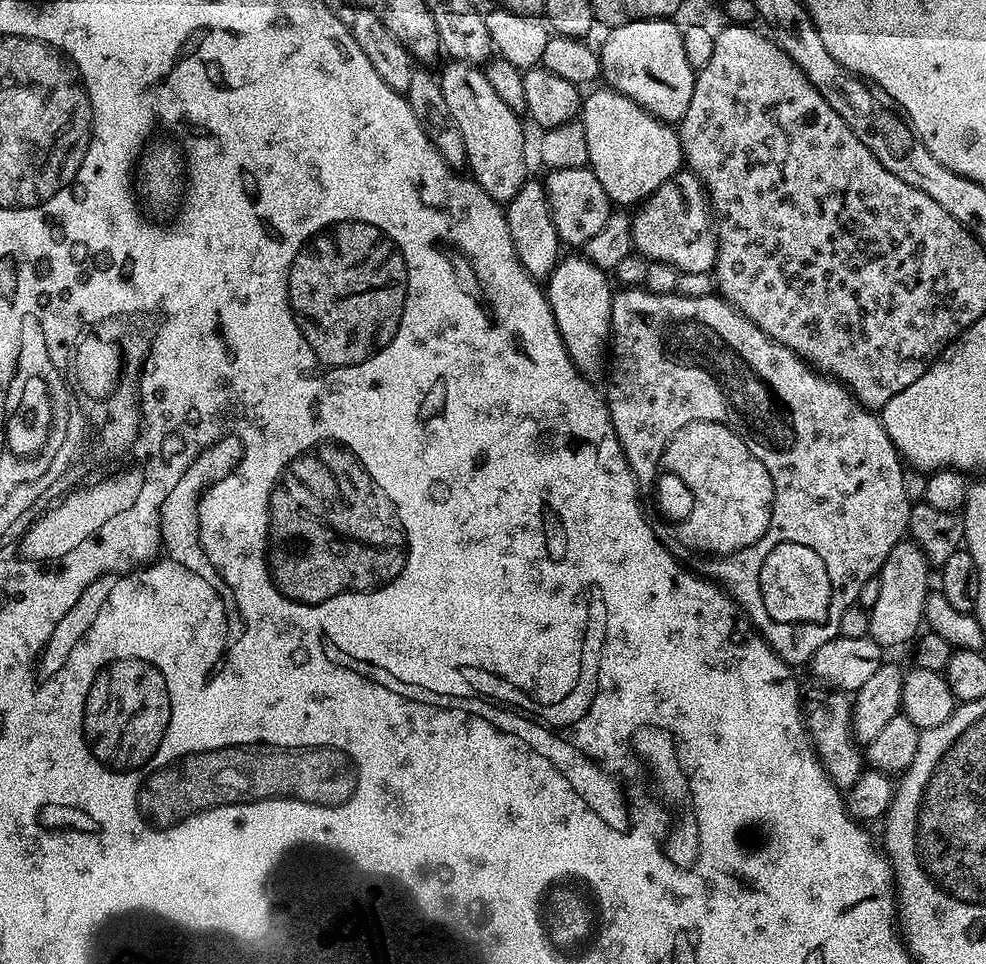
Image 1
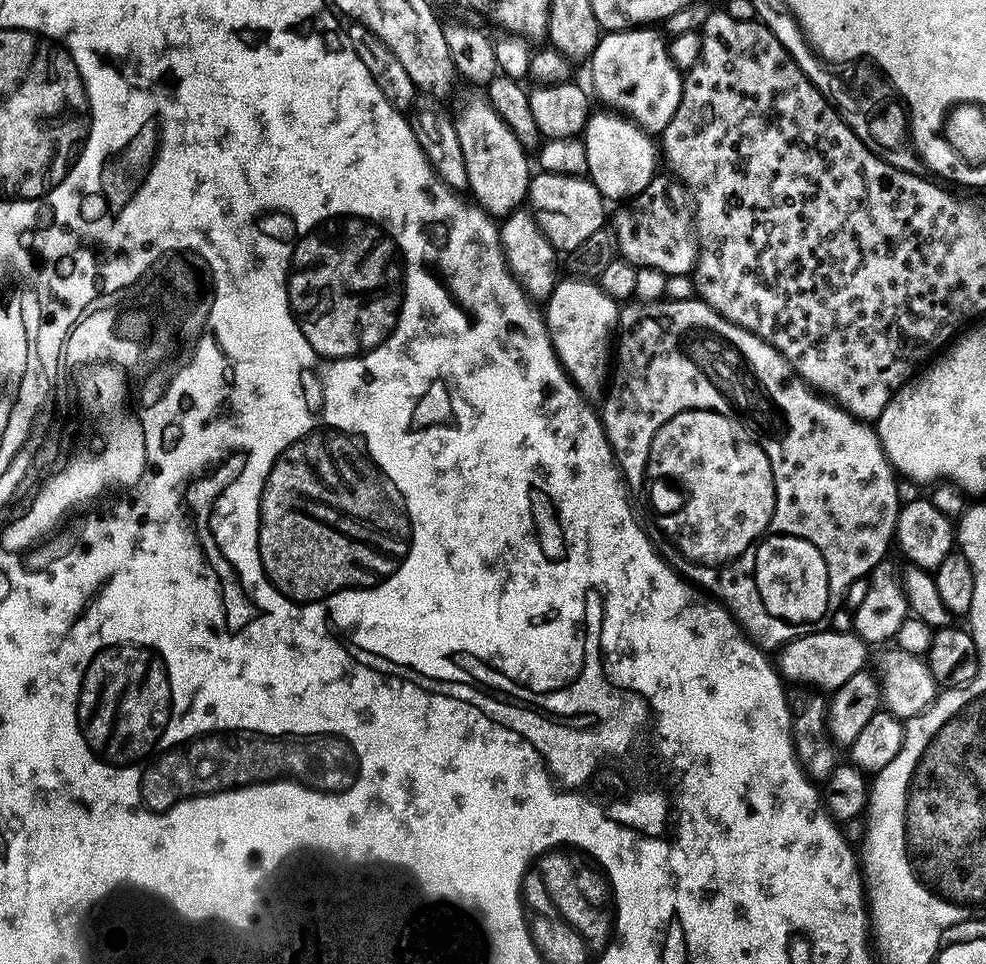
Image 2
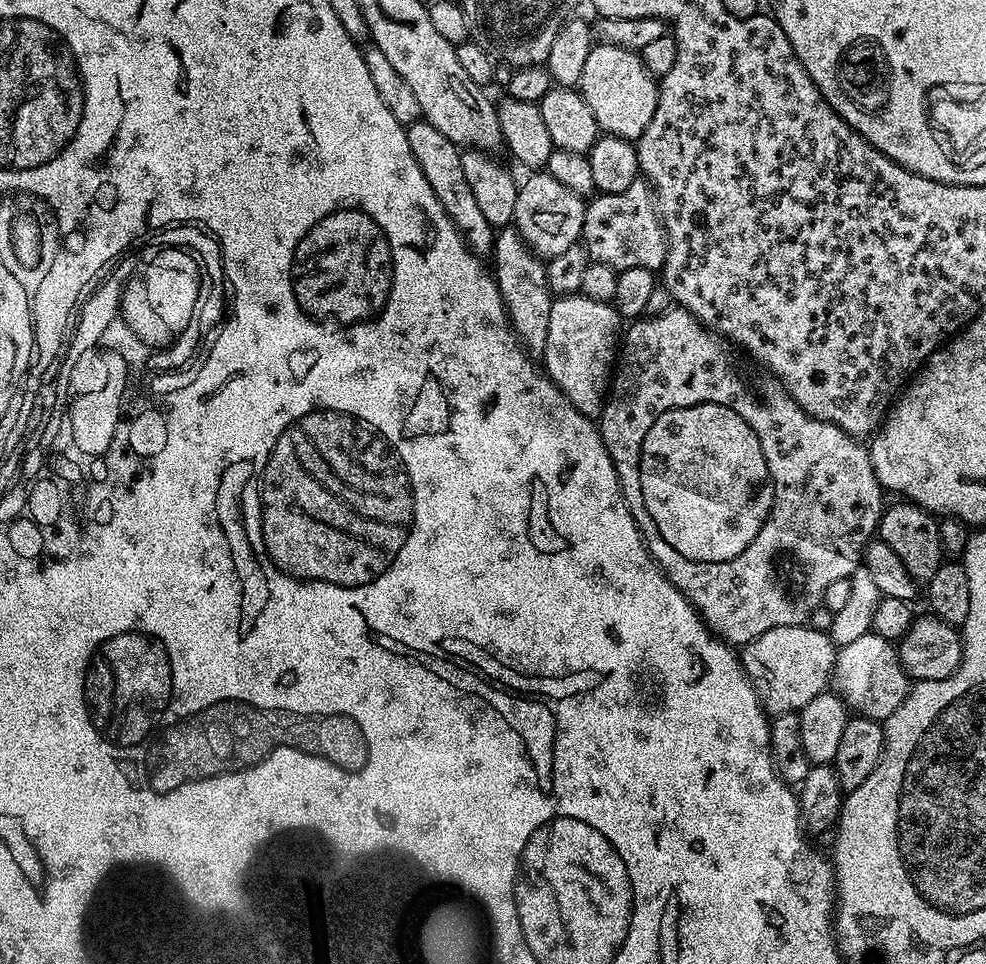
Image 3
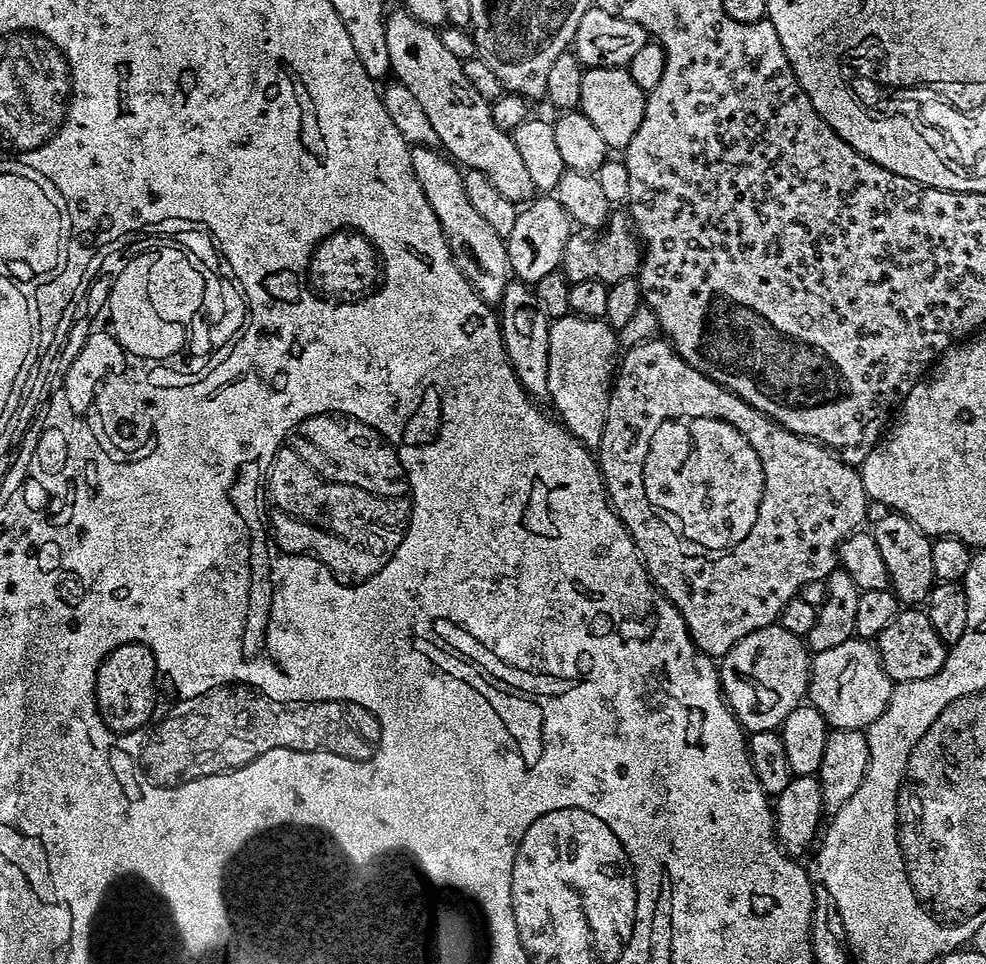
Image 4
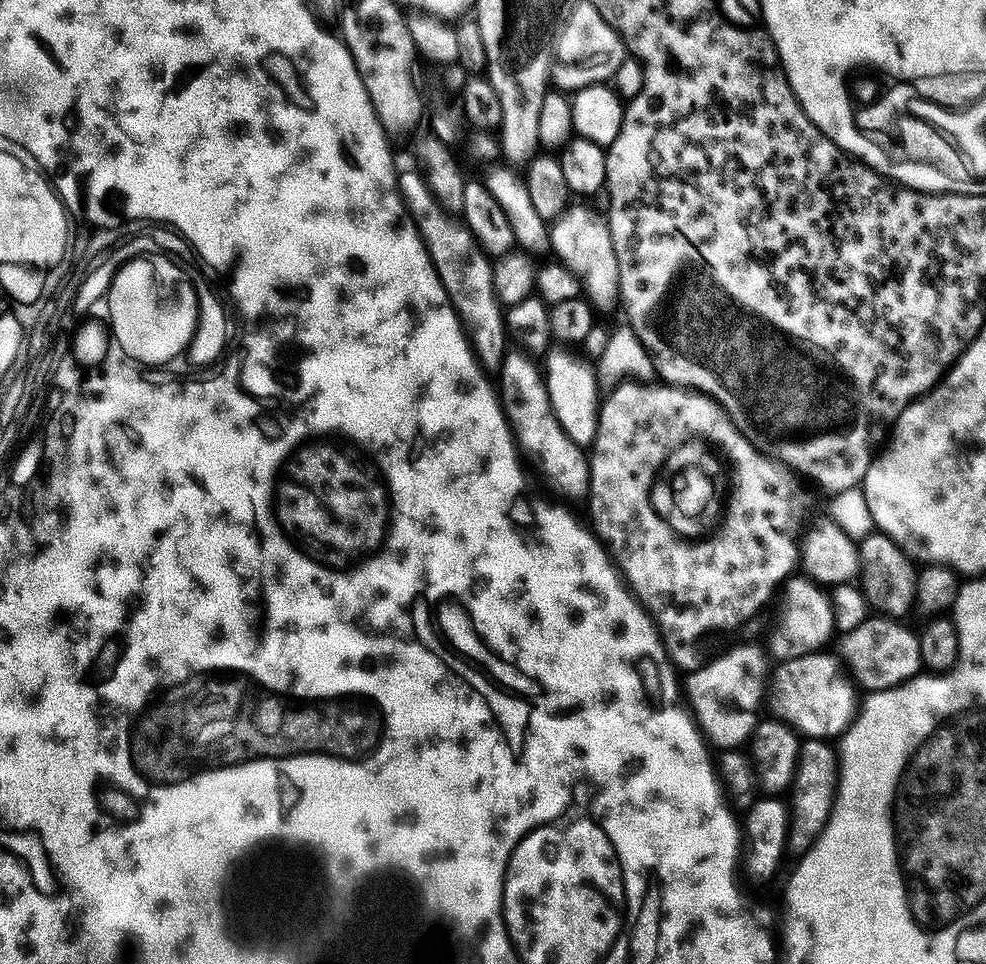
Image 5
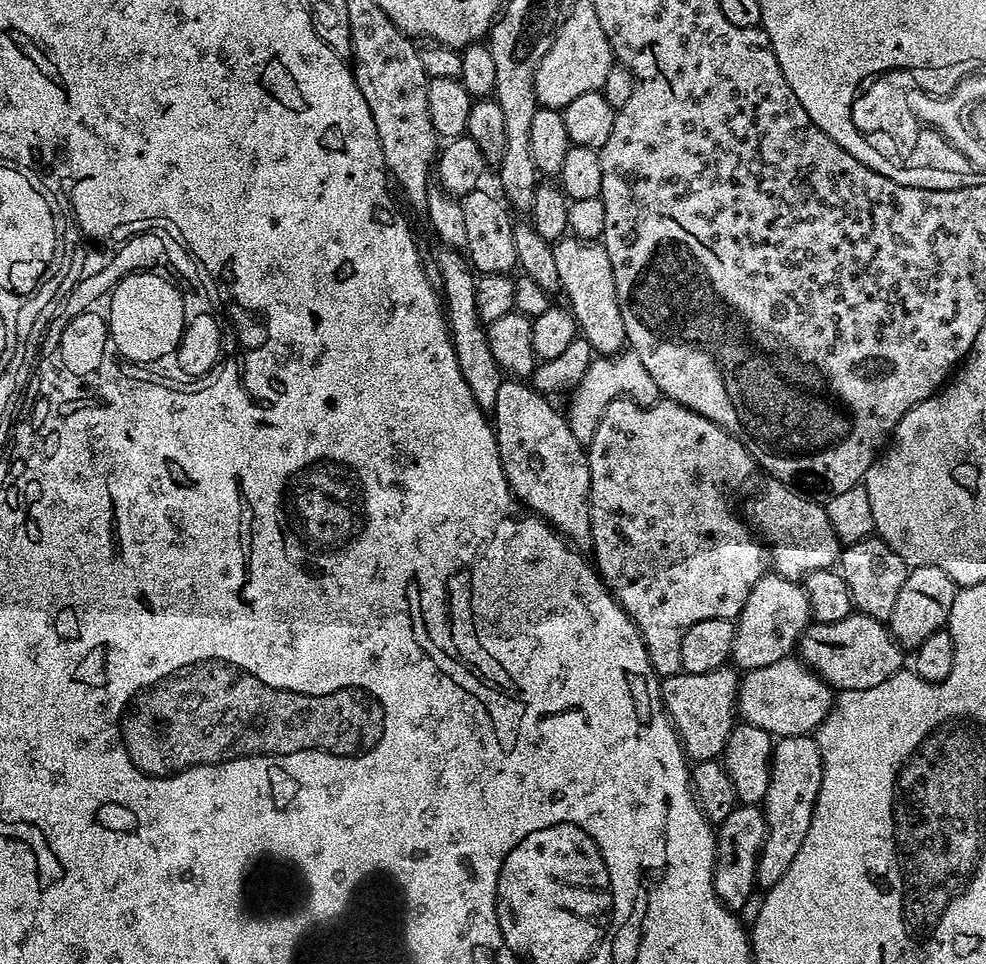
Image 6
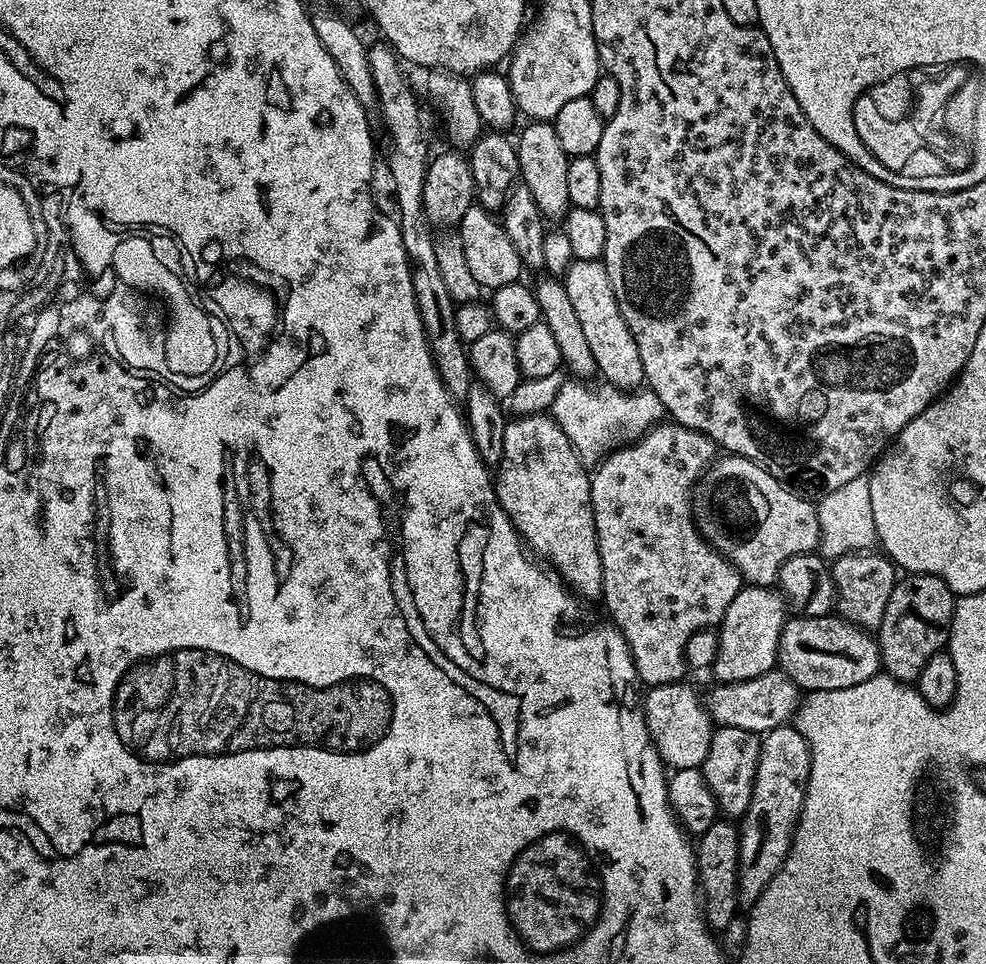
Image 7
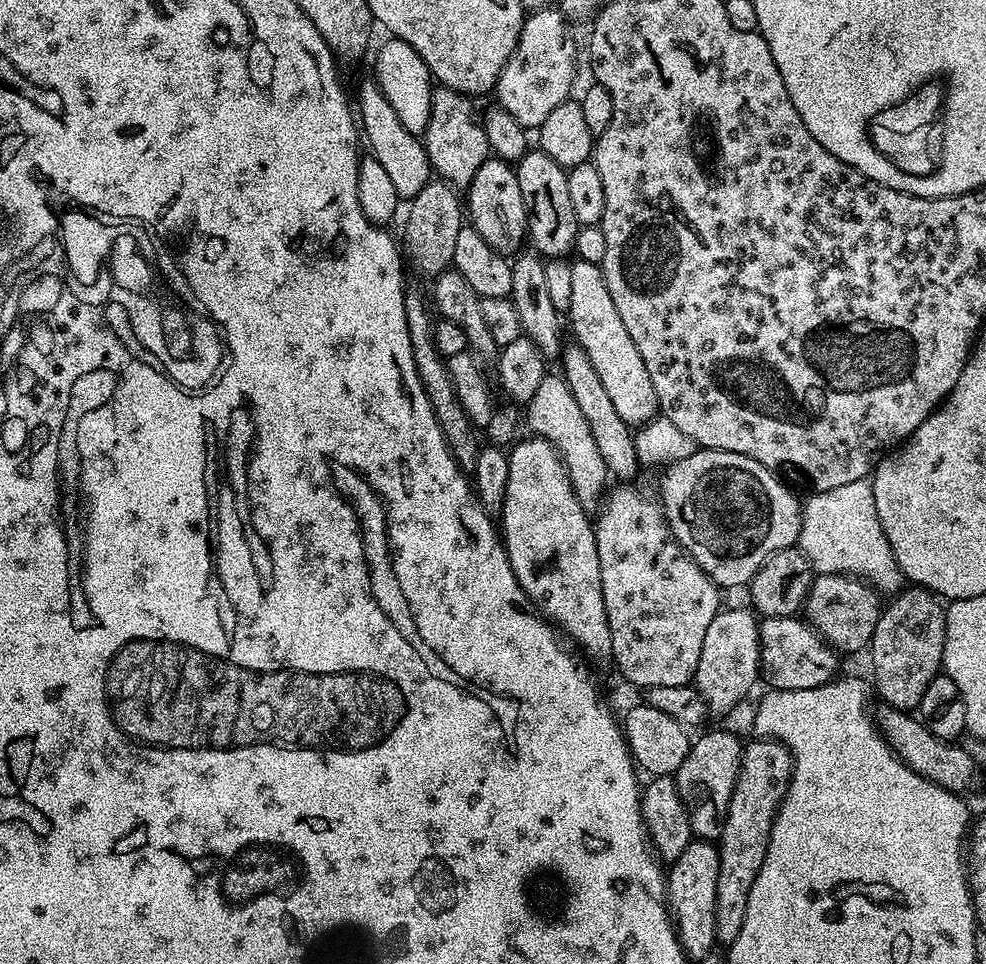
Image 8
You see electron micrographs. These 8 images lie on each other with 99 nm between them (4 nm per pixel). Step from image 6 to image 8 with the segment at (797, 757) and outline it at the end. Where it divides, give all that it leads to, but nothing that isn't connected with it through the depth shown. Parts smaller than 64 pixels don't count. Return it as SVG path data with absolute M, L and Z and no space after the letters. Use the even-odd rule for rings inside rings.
M752 738L752 741L744 744L744 757L740 759L740 773L736 779L734 794L730 798L724 829L718 841L720 865L714 922L716 939L721 945L730 946L734 938L742 934L742 922L746 922L746 902L750 894L750 886L754 886L754 878L758 878L758 870L762 870L762 862L766 858L766 850L770 842L770 830L776 821L776 811L780 808L780 801L788 792L790 781L792 781L792 755L785 744L771 738Z

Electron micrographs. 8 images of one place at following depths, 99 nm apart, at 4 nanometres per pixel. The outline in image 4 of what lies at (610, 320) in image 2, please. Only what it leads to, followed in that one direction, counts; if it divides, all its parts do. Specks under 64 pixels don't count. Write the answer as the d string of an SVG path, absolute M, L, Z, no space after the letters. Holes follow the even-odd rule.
M567 314L553 319L549 326L547 399L552 400L557 408L555 411L564 427L593 450L600 447L608 403L612 397L614 361L617 359L616 338L618 332L606 319L587 314Z

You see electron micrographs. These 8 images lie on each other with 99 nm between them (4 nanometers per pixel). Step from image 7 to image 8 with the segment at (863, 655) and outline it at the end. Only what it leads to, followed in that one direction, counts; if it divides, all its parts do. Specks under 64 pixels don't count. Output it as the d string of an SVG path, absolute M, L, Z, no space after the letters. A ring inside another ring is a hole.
M765 616L760 620L760 675L769 689L806 690L828 684L841 671L839 659L836 649L803 619Z

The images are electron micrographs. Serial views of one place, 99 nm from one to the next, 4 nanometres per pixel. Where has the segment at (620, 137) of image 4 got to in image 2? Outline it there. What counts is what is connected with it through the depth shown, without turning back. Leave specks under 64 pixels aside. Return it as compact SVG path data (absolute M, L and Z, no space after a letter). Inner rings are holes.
M636 26L633 32L612 32L601 35L598 46L594 50L590 67L592 67L592 88L596 96L609 109L623 114L629 120L635 122L648 134L663 133L674 110L677 109L677 102L682 95L682 72L672 62L669 49L660 41L661 33L647 32L647 27Z

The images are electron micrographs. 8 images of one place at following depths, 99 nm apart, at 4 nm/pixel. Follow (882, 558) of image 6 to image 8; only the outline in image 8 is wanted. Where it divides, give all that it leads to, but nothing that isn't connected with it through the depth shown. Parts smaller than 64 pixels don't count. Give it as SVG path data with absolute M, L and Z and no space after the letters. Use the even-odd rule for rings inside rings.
M822 572L813 579L808 597L804 600L802 609L803 615L806 617L807 623L816 629L817 634L831 644L837 653L844 652L860 652L862 653L869 647L872 635L882 611L882 601L875 588L869 586L863 579L846 576L843 572Z

